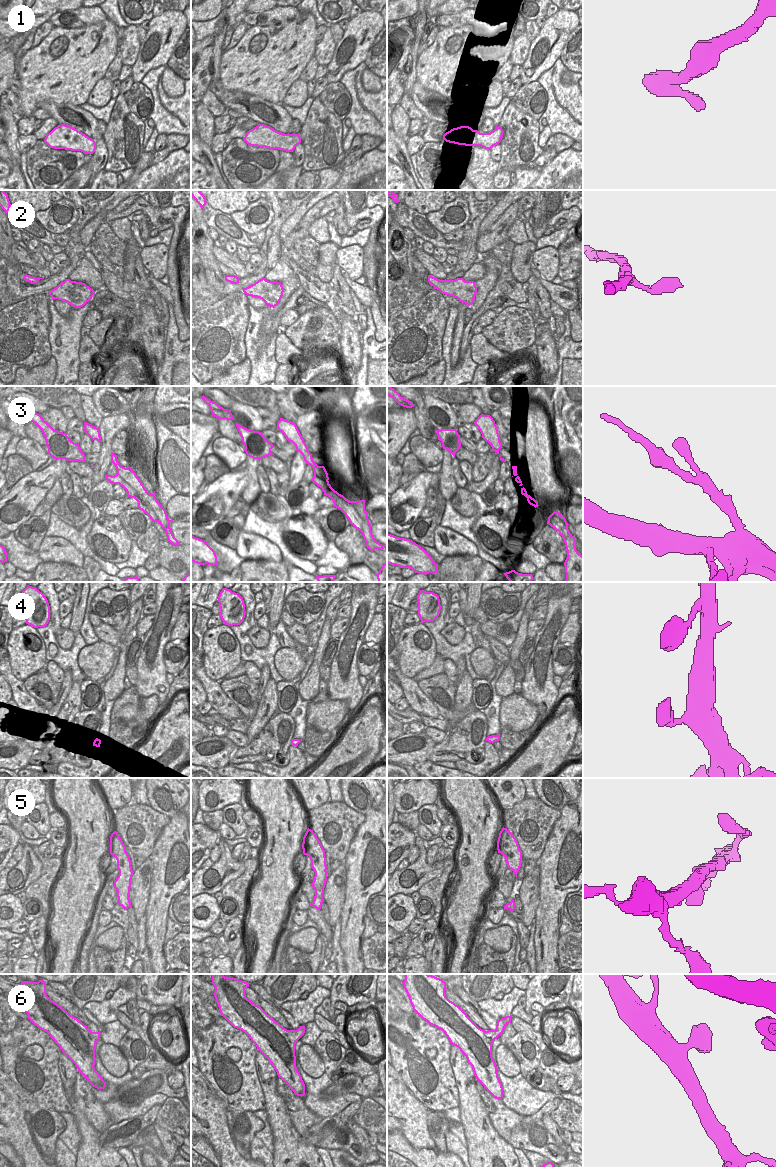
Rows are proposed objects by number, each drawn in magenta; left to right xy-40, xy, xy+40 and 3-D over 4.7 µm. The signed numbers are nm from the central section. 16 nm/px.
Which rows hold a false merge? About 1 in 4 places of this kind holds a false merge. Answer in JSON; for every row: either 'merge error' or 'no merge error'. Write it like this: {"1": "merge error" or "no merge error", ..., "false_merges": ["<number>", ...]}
{"1": "no merge error", "2": "no merge error", "3": "no merge error", "4": "no merge error", "5": "no merge error", "6": "no merge error", "false_merges": []}

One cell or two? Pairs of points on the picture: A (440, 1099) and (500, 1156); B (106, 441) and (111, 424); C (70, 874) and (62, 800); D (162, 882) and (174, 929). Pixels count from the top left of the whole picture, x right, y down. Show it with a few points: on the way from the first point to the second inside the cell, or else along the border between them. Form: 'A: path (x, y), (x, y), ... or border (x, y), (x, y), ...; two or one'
A: border (455, 1083), (458, 1089), (459, 1106); two
B: path (107, 437), (109, 428); one
C: path (78, 857), (78, 819); one
D: border (168, 917), (164, 940); two

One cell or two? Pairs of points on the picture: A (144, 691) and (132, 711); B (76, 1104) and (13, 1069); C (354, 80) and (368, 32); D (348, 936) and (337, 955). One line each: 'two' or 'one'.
A: two
B: two
C: two
D: two

